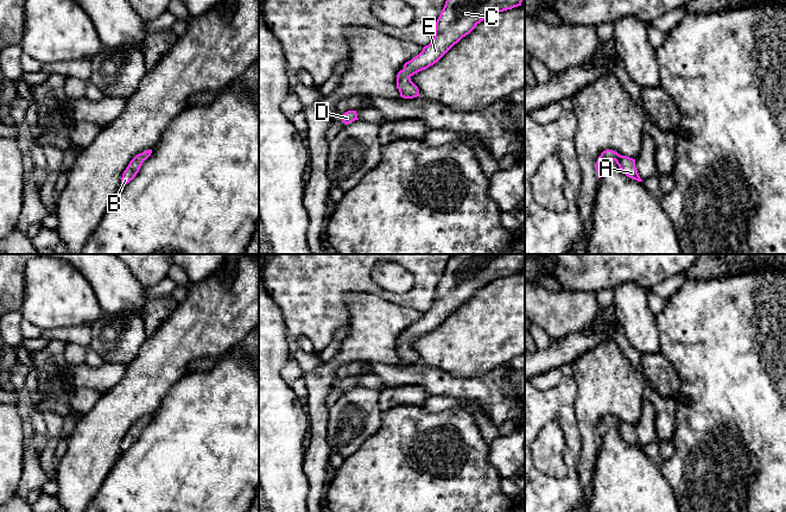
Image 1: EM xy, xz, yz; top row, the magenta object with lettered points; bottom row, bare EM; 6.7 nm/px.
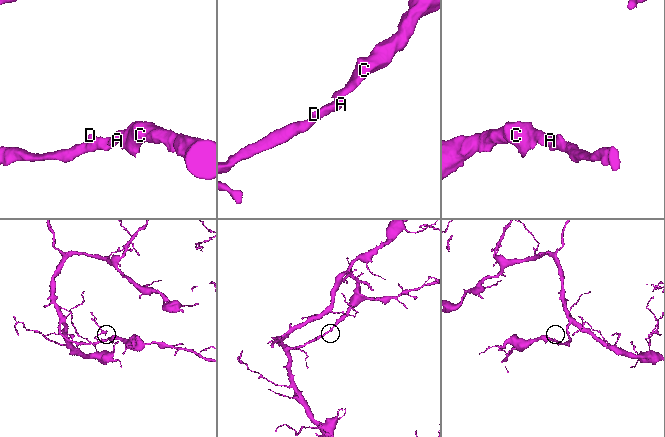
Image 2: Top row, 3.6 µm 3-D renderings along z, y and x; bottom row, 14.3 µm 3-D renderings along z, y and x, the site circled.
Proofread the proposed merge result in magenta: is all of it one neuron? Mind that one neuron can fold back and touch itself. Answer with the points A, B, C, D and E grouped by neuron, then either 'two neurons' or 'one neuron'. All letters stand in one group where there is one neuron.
A B C D E | one neuron

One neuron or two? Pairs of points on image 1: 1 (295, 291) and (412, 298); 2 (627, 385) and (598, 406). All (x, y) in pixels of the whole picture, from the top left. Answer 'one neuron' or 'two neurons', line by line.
1: one neuron
2: one neuron

